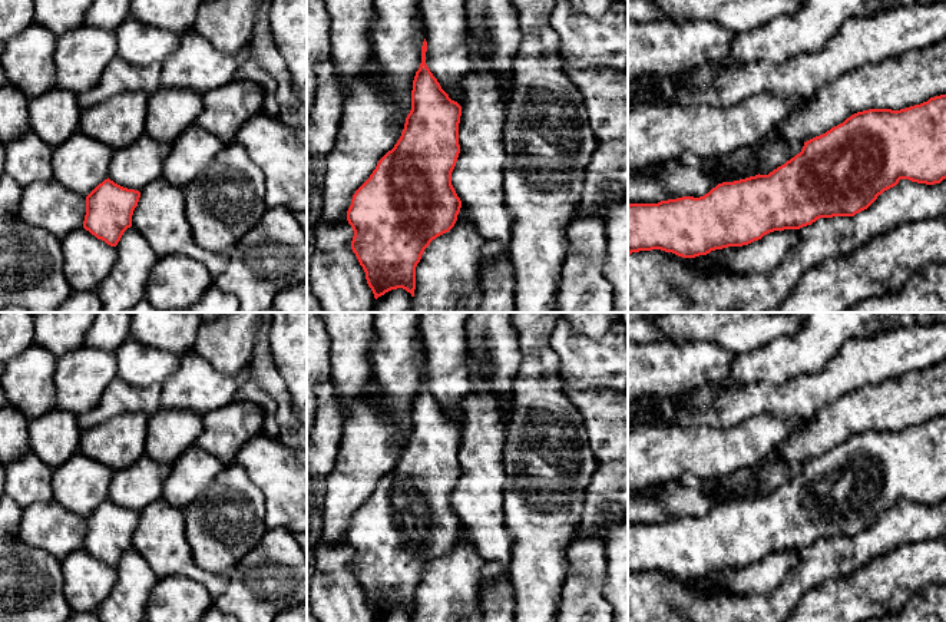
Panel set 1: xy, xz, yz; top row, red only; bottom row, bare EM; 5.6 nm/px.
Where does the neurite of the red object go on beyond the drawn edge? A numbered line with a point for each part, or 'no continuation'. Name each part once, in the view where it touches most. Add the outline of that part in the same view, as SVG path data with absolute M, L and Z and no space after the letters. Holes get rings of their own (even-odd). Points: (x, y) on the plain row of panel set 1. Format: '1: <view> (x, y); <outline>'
no continuation

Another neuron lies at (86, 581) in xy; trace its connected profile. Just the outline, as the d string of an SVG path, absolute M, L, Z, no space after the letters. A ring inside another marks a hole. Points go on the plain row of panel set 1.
M83 547L60 560L63 595L73 612L95 612L118 580L116 568L97 560Z

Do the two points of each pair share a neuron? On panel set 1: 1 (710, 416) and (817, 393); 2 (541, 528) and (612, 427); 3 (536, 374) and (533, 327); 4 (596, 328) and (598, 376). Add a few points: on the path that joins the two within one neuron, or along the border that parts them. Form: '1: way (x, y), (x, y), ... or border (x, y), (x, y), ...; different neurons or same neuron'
1: way (737, 404), (756, 399), (790, 399); same neuron
2: border (584, 422), (595, 459), (588, 486); different neurons
3: way (536, 363), (533, 338); same neuron
4: border (571, 327), (595, 338), (599, 338), (611, 327); different neurons

